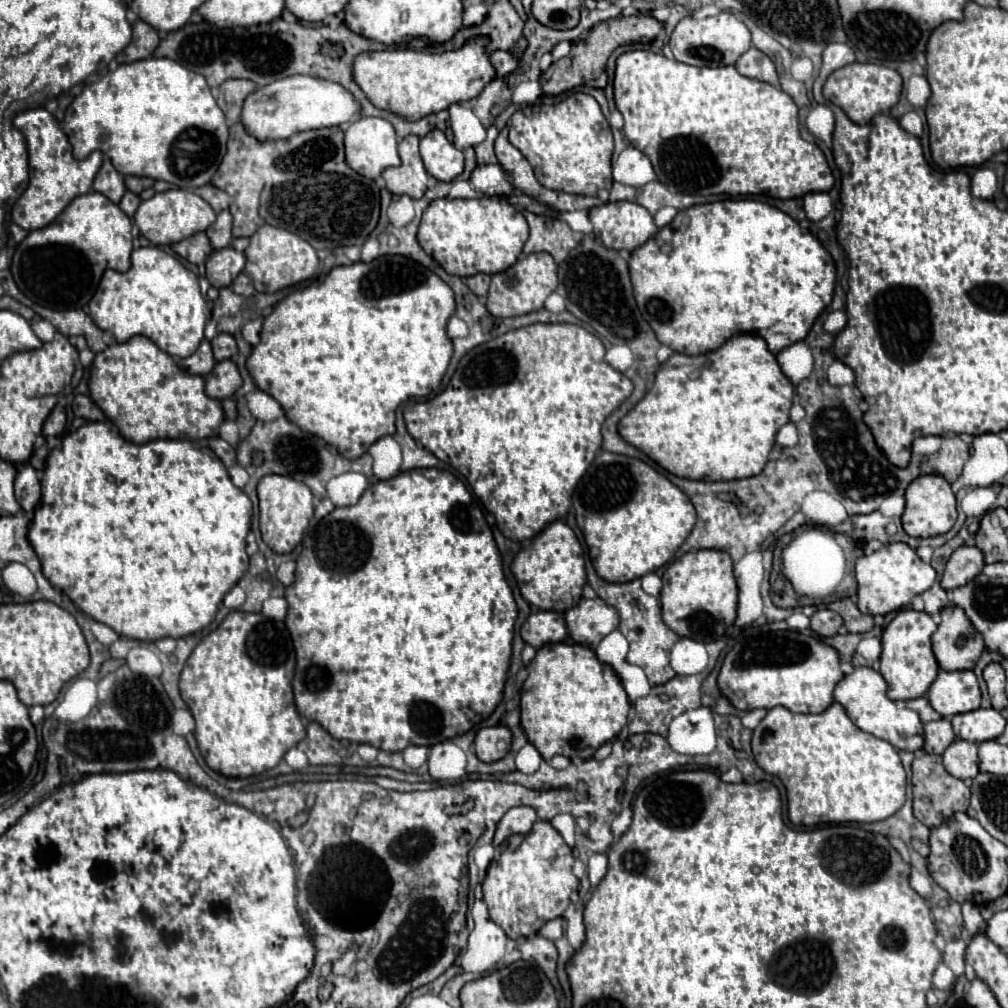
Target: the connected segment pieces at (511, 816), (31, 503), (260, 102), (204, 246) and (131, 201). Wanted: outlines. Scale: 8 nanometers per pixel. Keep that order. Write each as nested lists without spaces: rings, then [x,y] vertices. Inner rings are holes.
[[[513,807],[513,809],[509,809],[497,825],[493,845],[503,843],[513,833],[527,833],[531,829],[531,825],[535,823],[535,819],[537,819],[537,813],[531,807]]]
[[[31,465],[19,467],[17,479],[15,479],[15,495],[17,495],[17,501],[21,503],[21,507],[25,511],[33,511],[33,507],[37,505],[41,491],[39,491],[37,473]]]
[[[291,75],[259,87],[253,95],[249,95],[243,103],[241,123],[245,125],[247,133],[255,135],[259,141],[287,139],[301,131],[349,123],[359,111],[361,103],[339,83],[311,75]]]
[[[195,233],[195,235],[191,235],[191,237],[183,239],[183,241],[179,241],[179,243],[173,243],[171,249],[173,249],[179,257],[183,257],[183,259],[187,259],[189,263],[195,263],[195,265],[205,263],[205,259],[213,253],[213,247],[209,245],[209,239],[207,239],[205,233]]]
[[[127,191],[127,193],[123,195],[119,207],[121,207],[129,217],[133,217],[135,211],[137,211],[137,207],[139,207],[139,203],[141,203],[141,197],[135,195],[135,193],[131,193],[131,191]]]

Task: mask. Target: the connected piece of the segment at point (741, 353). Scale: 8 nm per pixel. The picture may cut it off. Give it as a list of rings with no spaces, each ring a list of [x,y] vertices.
[[[733,335],[717,351],[689,357],[673,353],[657,371],[653,387],[619,421],[619,435],[641,449],[665,471],[699,481],[731,481],[759,475],[775,443],[775,433],[789,421],[793,403],[793,383],[781,373],[775,355],[759,335]]]

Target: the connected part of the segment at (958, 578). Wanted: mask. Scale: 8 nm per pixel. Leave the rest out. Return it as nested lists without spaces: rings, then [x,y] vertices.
[[[959,547],[947,561],[941,587],[945,587],[945,591],[963,587],[981,573],[983,565],[983,553],[977,547]]]

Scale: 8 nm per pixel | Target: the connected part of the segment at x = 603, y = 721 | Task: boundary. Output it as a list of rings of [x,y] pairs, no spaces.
[[[549,643],[537,649],[535,659],[527,665],[527,681],[523,683],[521,689],[519,709],[521,709],[521,727],[527,735],[527,741],[537,747],[537,751],[545,761],[551,761],[555,755],[565,755],[569,759],[571,757],[589,759],[593,757],[593,751],[597,751],[603,743],[617,737],[619,731],[627,725],[631,703],[619,677],[613,673],[609,665],[599,663],[591,647],[577,643],[575,645]]]

